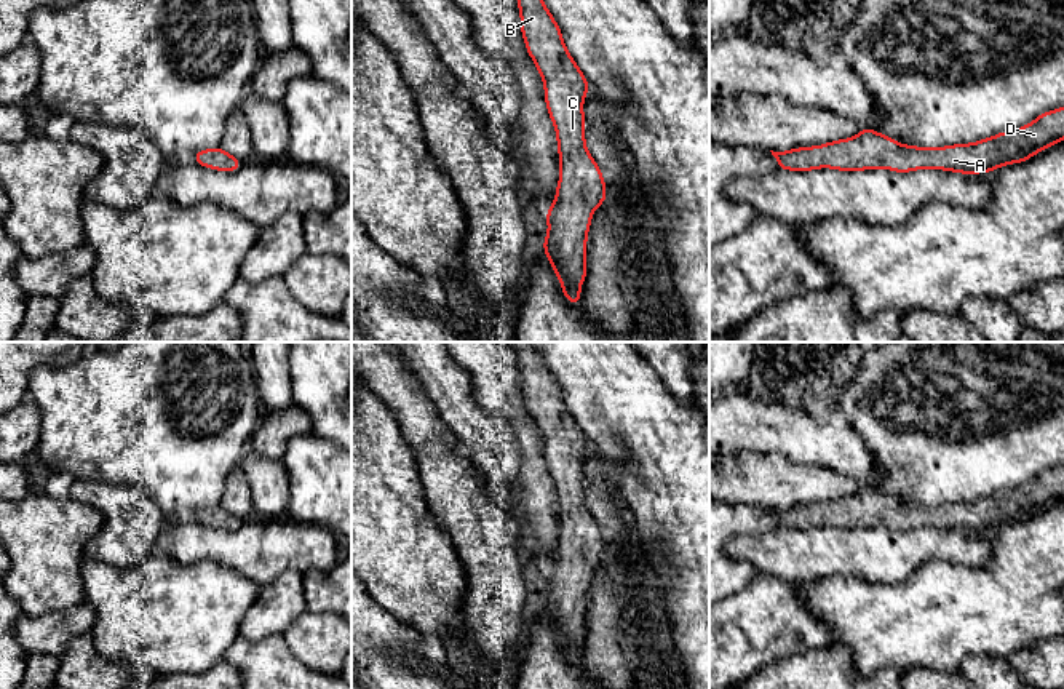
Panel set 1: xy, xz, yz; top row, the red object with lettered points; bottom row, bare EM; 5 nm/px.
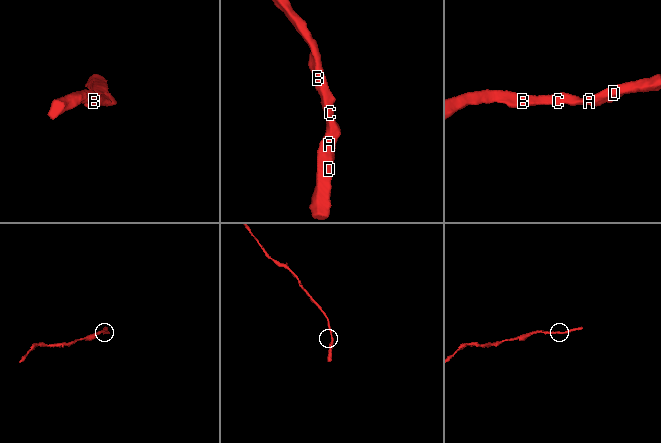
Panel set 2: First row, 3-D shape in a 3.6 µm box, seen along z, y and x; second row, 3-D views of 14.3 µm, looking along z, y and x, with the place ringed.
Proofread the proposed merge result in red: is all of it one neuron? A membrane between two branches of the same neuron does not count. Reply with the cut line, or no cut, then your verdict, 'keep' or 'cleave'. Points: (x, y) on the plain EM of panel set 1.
no cut | keep

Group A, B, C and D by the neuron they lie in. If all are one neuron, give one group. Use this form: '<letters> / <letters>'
A B C D

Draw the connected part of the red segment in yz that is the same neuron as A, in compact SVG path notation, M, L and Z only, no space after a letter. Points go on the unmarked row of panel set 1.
M1064 465L1037 475L1029 483L998 491L973 502L955 502L938 507L901 504L891 496L863 486L856 496L840 497L816 505L772 510L778 528L810 529L834 526L860 529L887 526L907 531L922 526L976 532L991 531L1008 521L1021 521L1043 507L1064 497Z

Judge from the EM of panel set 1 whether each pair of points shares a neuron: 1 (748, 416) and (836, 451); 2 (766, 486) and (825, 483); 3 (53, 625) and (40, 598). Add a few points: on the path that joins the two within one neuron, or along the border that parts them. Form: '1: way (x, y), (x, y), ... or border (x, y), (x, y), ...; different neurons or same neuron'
1: way (770, 430), (794, 434), (813, 442); same neuron
2: way (780, 486), (810, 485); same neuron
3: border (82, 601), (61, 611), (35, 616), (24, 614); different neurons

